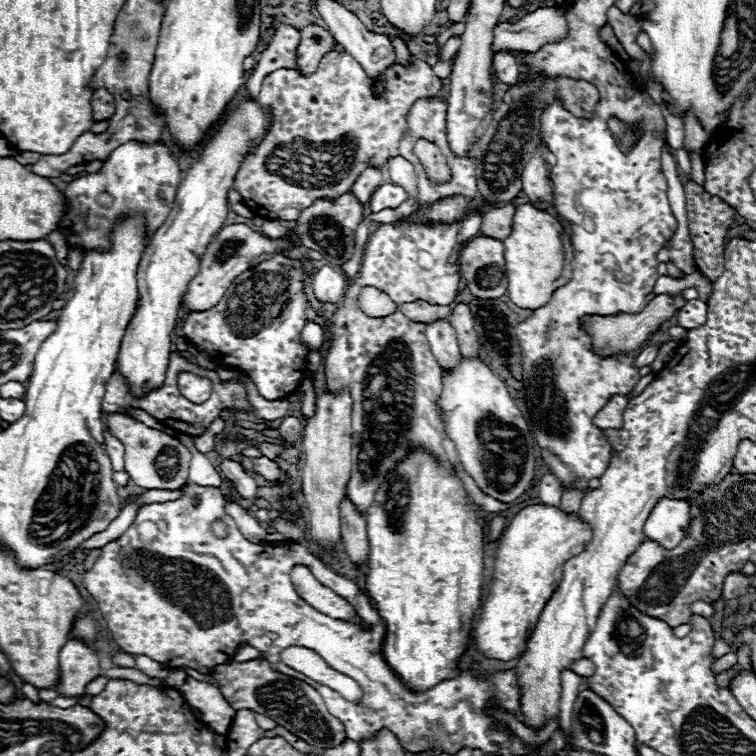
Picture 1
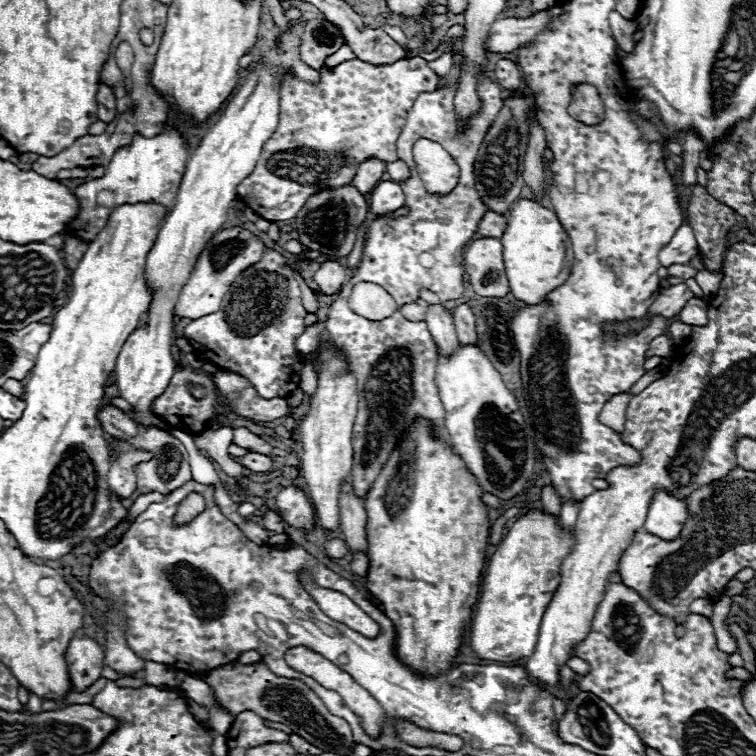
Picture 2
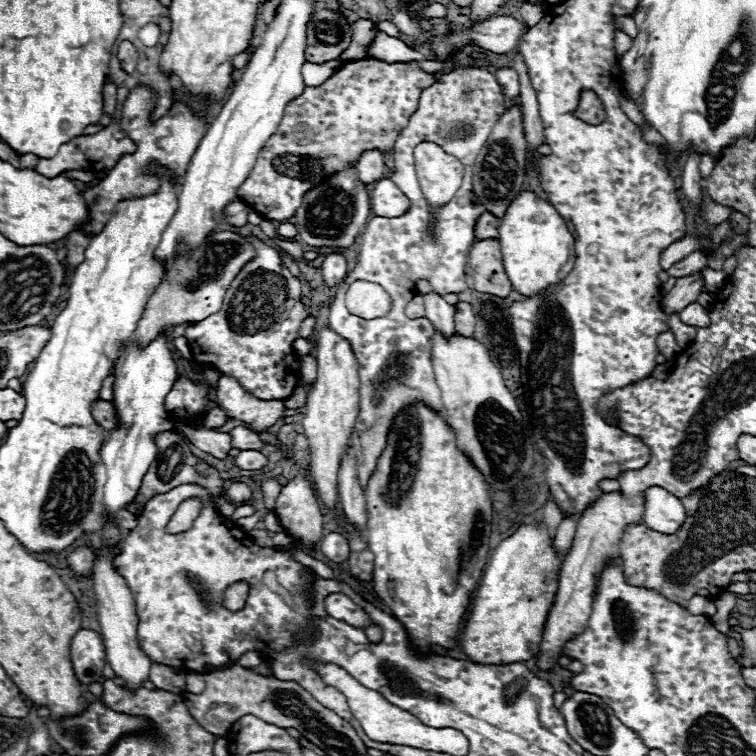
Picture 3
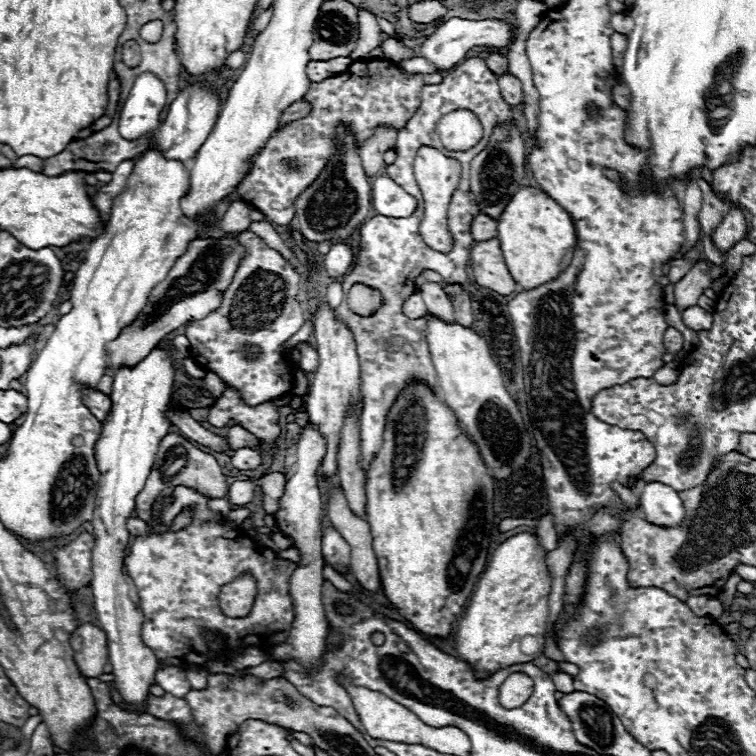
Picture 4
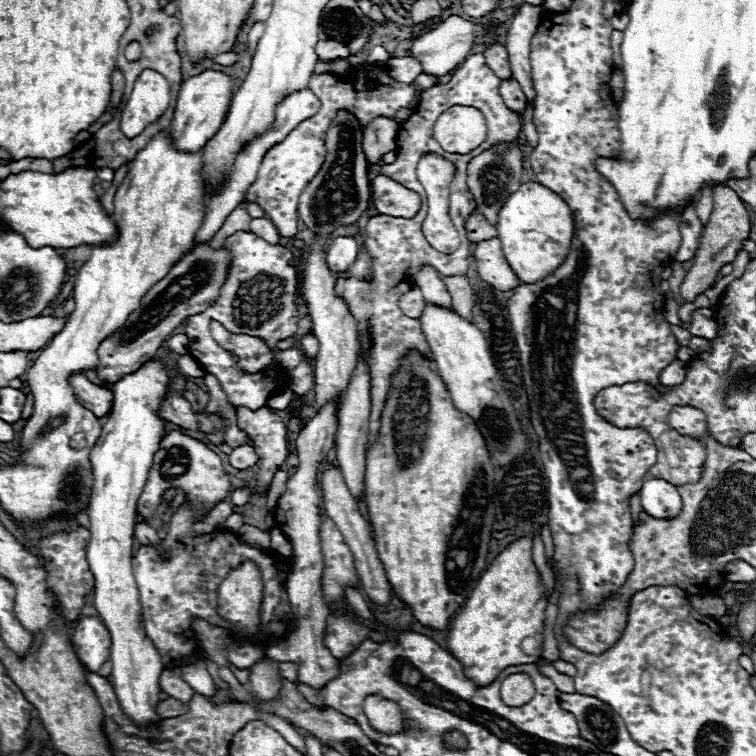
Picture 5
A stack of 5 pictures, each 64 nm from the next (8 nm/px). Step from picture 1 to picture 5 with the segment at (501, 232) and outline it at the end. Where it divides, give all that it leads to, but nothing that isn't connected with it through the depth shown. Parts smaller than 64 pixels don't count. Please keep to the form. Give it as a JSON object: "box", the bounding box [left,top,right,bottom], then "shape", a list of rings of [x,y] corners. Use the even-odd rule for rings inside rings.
{"box":[464,212,496,242],"shape":[[[472,212],[468,216],[468,222],[464,224],[464,228],[466,228],[470,242],[482,242],[482,240],[496,236],[496,226],[488,224],[486,218],[482,214],[476,214],[476,212]]]}

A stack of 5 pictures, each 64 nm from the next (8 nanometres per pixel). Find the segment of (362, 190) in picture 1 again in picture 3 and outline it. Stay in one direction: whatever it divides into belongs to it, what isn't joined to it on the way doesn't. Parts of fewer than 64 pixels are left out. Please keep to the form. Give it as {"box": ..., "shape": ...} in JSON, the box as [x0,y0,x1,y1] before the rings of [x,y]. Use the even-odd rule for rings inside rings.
{"box":[358,150,386,184],"shape":[[[366,150],[358,158],[358,174],[364,184],[376,182],[376,178],[382,178],[386,174],[386,166],[382,162],[382,152],[380,150]]]}

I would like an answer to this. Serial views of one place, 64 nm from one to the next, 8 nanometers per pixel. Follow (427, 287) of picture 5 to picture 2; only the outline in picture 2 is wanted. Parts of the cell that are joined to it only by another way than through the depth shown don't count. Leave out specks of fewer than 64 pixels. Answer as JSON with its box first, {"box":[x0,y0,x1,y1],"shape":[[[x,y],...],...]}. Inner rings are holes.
{"box":[426,302,458,354],"shape":[[[442,302],[428,304],[426,322],[428,322],[428,330],[430,330],[438,350],[442,354],[452,354],[458,346],[454,320],[452,320],[452,310],[446,310]]]}

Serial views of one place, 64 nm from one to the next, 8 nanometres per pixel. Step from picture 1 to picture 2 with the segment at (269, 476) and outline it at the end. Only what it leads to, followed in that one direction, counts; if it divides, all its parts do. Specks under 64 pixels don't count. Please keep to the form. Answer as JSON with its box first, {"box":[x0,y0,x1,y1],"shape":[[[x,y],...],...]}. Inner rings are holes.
{"box":[240,452,272,472],"shape":[[[248,452],[246,456],[240,458],[240,464],[252,472],[270,472],[272,470],[272,458],[258,454],[258,452]]]}

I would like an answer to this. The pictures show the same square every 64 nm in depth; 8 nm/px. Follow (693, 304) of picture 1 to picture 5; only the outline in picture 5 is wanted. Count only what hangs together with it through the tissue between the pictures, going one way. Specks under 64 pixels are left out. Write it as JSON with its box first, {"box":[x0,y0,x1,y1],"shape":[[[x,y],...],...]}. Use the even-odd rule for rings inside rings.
{"box":[690,308,718,340],"shape":[[[708,308],[694,310],[694,320],[692,320],[690,330],[696,330],[696,336],[714,340],[718,336],[718,324],[716,324],[714,312],[708,310]]]}

